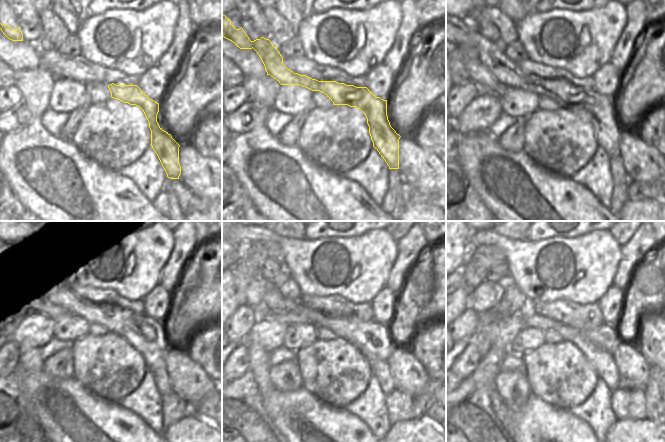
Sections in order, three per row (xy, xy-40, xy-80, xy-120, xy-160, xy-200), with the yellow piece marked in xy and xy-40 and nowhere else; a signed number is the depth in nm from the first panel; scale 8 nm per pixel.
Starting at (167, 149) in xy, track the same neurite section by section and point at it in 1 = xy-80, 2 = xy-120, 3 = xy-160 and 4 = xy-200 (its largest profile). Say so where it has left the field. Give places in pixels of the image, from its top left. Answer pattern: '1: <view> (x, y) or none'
1: xy-80 (599, 110)
2: xy-120 (147, 336)
3: xy-160 (373, 339)
4: xy-200 (605, 336)

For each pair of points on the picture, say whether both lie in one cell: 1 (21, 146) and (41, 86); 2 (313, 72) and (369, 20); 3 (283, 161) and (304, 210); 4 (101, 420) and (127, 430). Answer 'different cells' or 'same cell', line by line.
1: same cell
2: different cells
3: same cell
4: same cell

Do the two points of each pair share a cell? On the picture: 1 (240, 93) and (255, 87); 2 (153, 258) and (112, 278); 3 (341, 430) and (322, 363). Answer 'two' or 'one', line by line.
1: two
2: one
3: two

